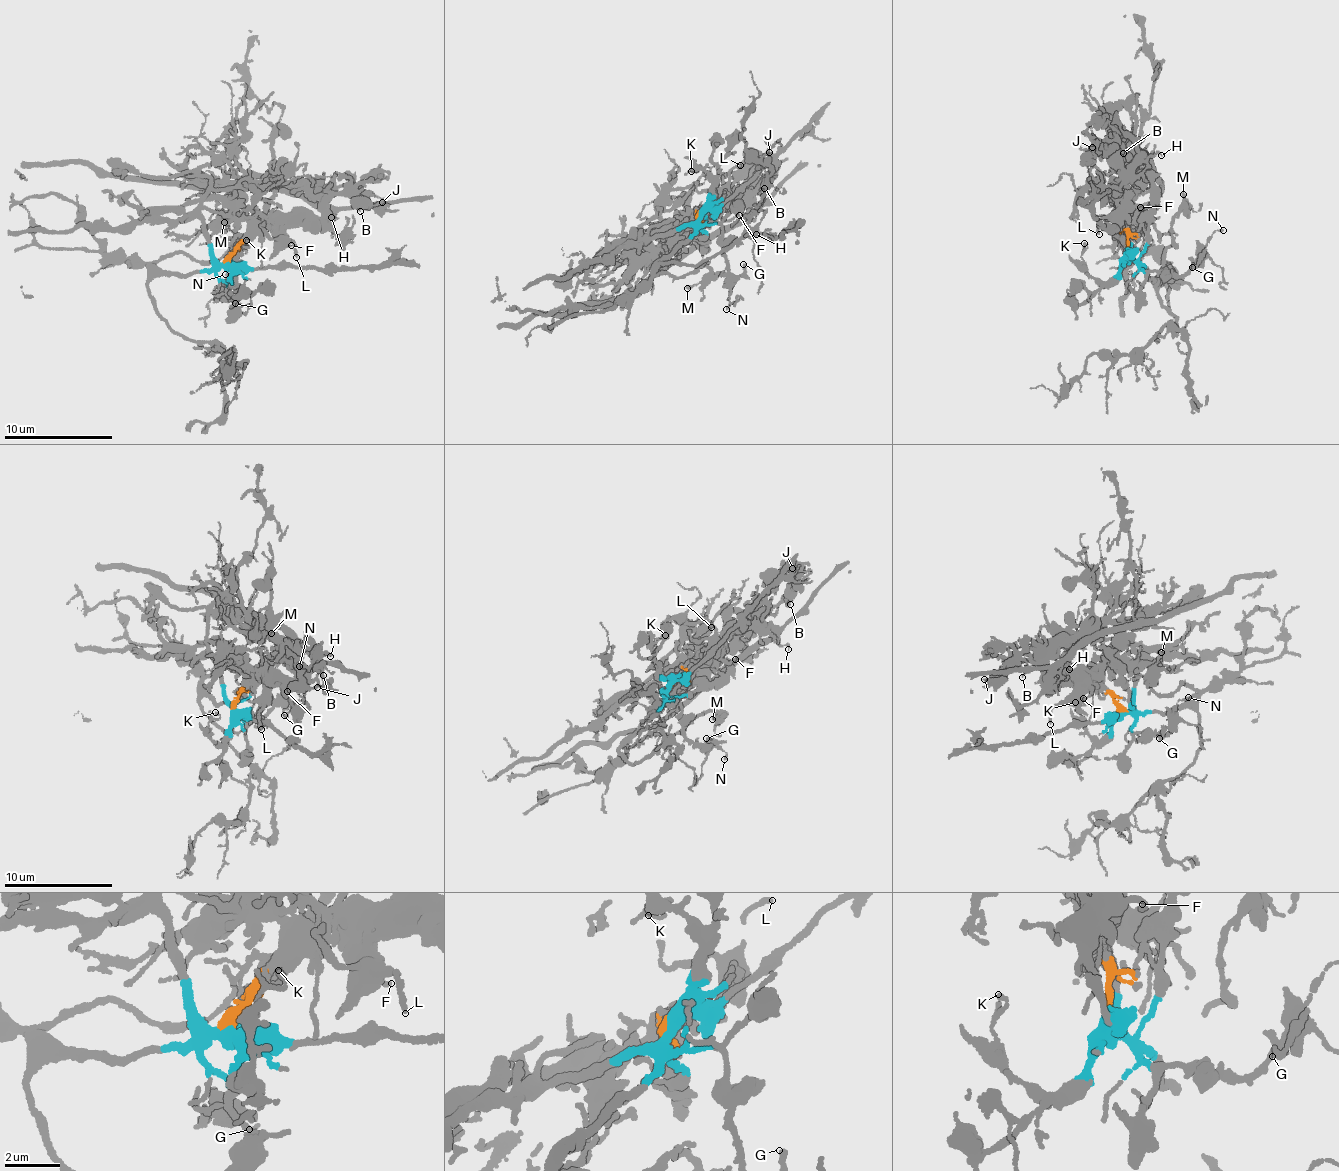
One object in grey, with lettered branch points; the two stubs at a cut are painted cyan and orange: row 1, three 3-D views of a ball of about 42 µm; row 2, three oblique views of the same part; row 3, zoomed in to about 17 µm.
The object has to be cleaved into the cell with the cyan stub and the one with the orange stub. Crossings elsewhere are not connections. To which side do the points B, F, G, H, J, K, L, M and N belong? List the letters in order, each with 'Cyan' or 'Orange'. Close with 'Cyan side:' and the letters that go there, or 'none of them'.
B: Orange
F: Orange
G: Cyan
H: Orange
J: Orange
K: Cyan
L: Orange
M: Cyan
N: Cyan
Cyan side: G, K, M, N

